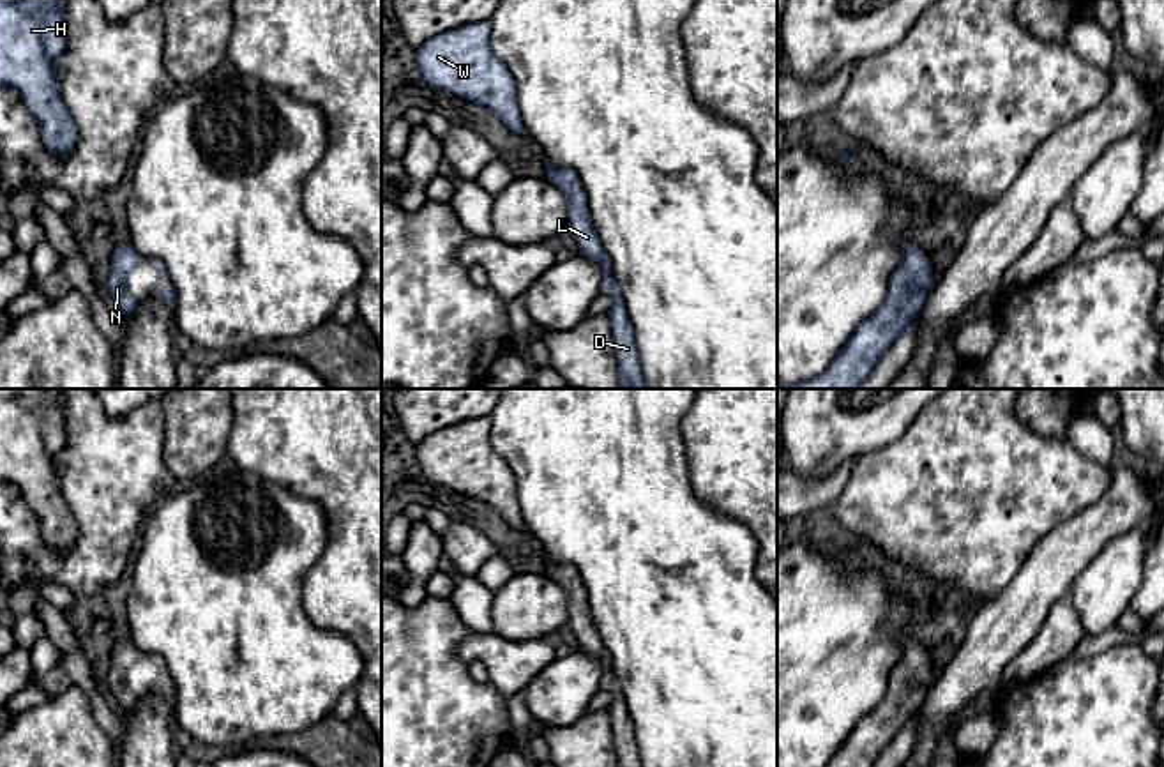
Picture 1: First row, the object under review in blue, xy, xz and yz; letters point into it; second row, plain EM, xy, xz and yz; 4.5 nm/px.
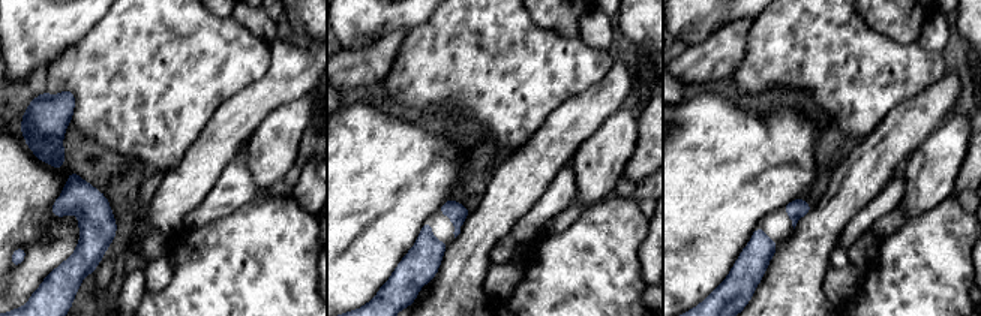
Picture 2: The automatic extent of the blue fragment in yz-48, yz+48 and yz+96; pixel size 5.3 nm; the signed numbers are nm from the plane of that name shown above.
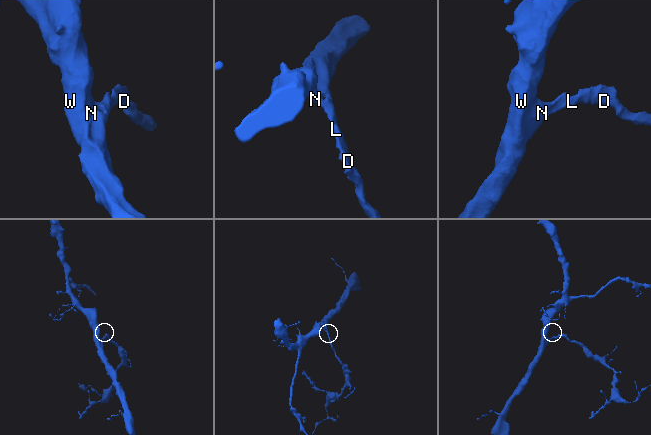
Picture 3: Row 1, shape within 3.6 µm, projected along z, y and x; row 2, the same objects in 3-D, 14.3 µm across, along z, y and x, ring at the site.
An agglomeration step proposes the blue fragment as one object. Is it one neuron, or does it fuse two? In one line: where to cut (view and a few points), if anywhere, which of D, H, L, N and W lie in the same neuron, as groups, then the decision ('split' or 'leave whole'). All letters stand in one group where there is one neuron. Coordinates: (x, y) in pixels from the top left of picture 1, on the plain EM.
cut none; groups D H L N W; leave whole

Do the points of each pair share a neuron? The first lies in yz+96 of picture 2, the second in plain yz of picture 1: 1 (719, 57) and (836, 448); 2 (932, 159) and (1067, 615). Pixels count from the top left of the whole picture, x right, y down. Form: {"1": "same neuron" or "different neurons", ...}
{"1": "different neurons", "2": "different neurons"}

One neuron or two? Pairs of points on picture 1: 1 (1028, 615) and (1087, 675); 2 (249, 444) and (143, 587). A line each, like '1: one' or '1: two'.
1: two
2: two

